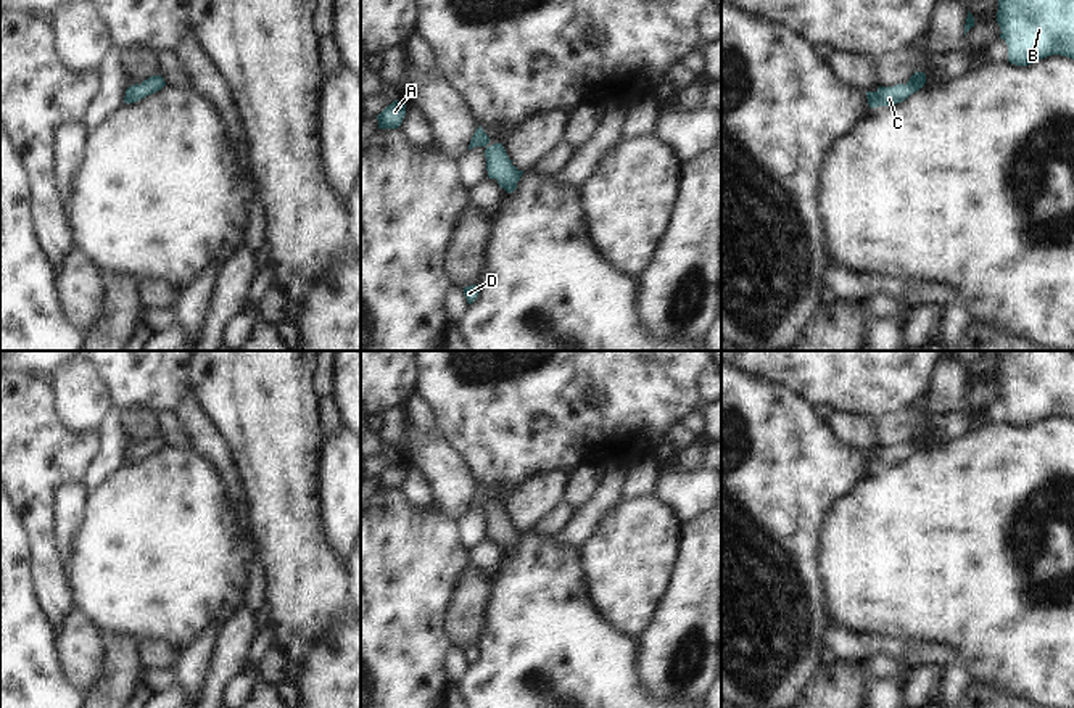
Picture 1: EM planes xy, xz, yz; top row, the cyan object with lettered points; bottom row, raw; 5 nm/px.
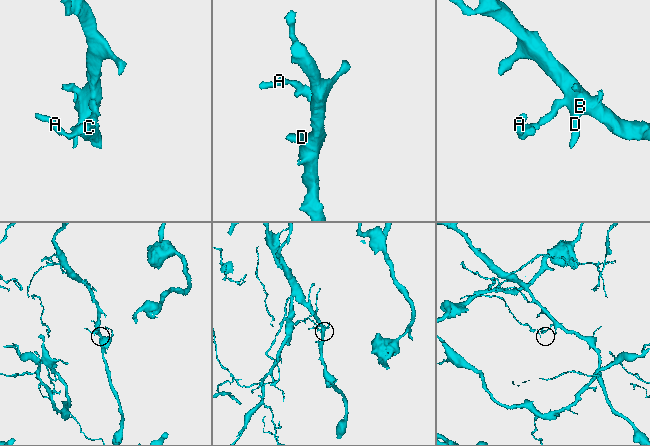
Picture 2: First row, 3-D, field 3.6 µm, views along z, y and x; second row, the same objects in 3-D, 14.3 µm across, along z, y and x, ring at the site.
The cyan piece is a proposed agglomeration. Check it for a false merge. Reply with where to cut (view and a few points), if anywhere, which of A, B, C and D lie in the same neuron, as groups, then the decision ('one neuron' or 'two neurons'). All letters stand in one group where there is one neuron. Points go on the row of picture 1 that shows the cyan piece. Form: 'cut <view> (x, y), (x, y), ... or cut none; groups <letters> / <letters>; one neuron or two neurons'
cut none; groups A B C D; one neuron

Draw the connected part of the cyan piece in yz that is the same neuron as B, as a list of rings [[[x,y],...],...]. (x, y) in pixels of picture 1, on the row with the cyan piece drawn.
[[[998,0],[997,23],[1011,64],[1051,55],[1074,60],[1074,0]]]

